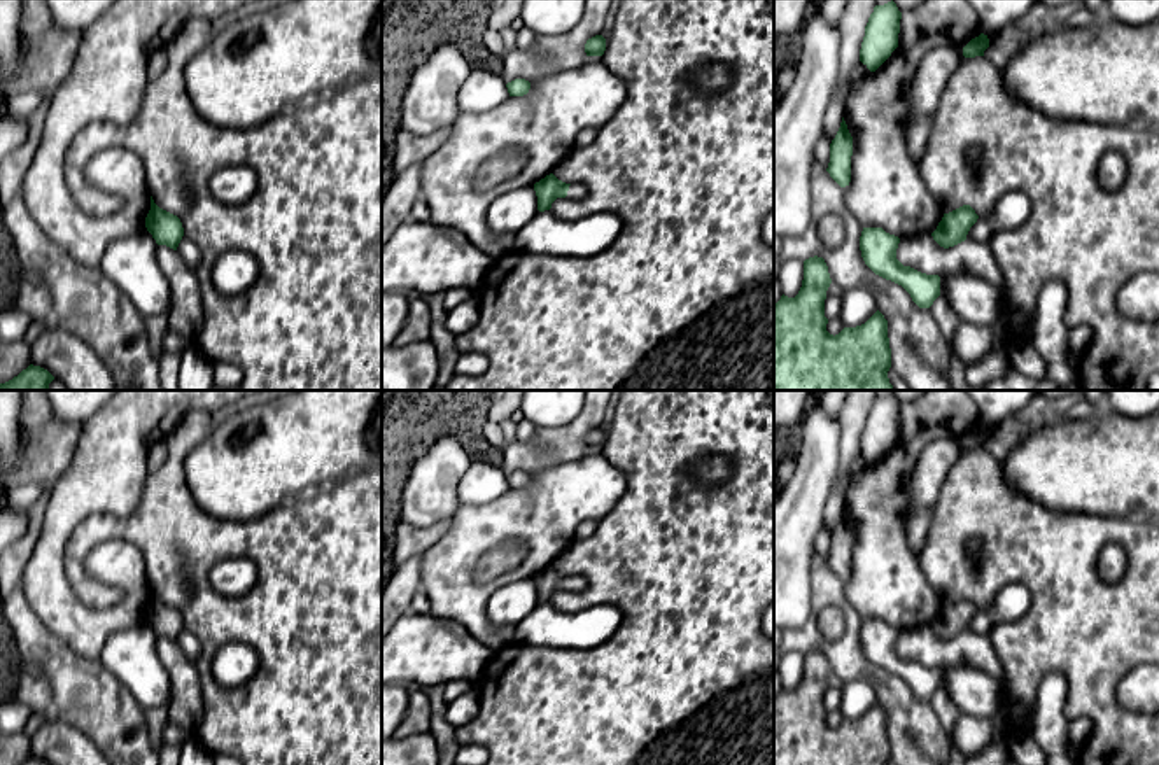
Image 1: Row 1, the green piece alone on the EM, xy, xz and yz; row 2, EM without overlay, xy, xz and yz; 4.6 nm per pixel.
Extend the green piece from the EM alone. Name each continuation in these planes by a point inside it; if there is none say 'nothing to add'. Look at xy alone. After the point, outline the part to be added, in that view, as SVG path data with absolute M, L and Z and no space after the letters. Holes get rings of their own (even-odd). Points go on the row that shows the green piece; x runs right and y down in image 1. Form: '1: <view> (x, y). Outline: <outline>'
nothing to add

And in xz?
1: xz (576, 191). Outline: M574 182L569 186L569 191L567 191L567 200L581 200L587 196L587 187L580 182Z

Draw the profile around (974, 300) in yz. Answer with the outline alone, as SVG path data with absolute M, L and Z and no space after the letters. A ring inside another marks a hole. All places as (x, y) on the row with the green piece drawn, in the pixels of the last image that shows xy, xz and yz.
M970 273L940 277L940 294L961 322L996 327L1001 294L987 280Z

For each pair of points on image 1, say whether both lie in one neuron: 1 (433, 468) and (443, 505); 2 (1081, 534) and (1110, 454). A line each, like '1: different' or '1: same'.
1: same
2: different

